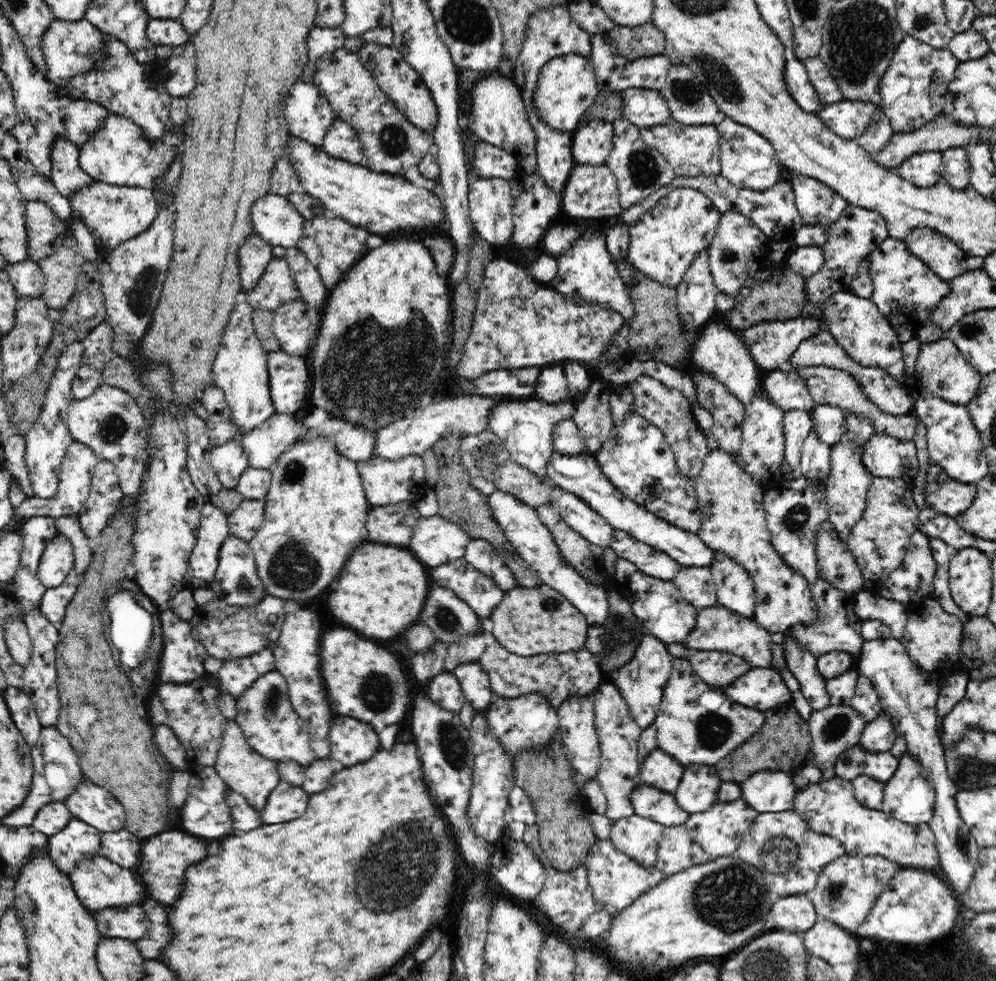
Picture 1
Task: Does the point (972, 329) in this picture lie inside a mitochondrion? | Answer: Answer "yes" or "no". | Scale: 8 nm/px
yes

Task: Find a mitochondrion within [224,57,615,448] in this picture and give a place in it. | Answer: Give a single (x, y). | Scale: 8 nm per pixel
(379, 403)

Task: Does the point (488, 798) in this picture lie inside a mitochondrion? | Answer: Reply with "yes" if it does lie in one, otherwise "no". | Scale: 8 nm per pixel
no

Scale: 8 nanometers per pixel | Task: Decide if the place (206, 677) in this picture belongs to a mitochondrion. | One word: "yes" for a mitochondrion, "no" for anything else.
no

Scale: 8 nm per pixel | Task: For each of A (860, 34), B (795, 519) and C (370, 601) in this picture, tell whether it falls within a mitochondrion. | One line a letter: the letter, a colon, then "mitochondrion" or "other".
A: mitochondrion
B: mitochondrion
C: other

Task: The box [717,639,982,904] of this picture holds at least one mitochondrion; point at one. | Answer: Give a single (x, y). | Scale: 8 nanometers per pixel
(779, 854)

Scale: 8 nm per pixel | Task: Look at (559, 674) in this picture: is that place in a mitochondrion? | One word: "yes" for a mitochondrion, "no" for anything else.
no

